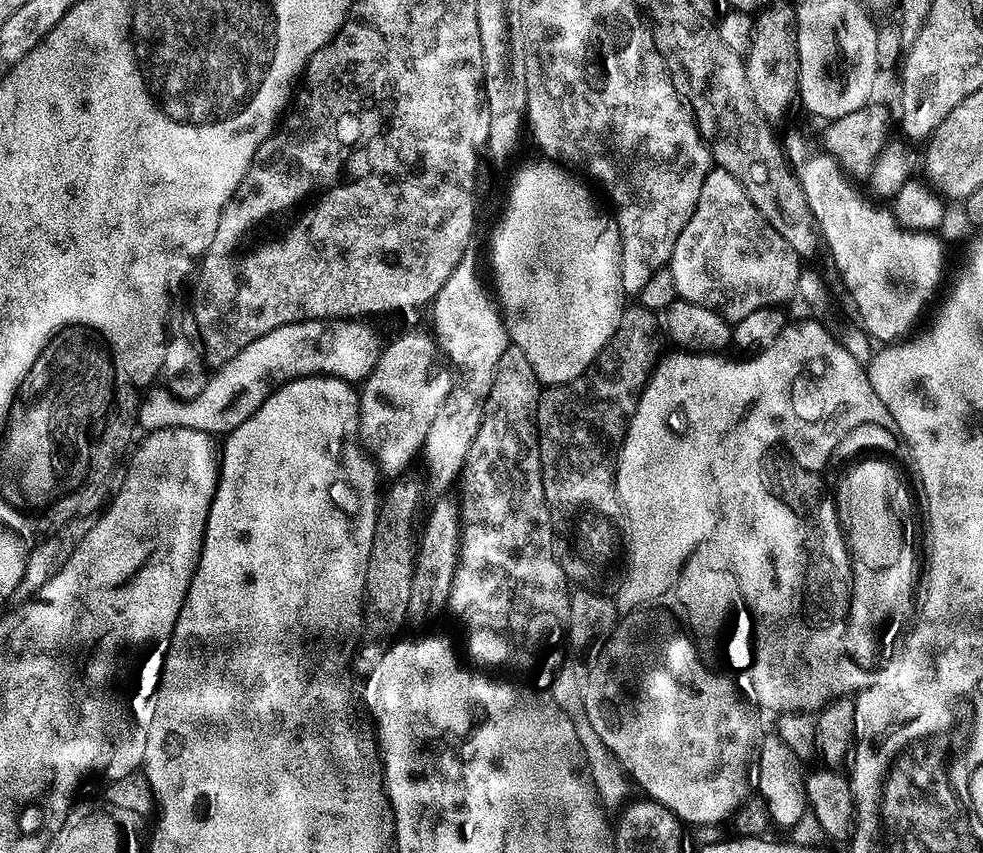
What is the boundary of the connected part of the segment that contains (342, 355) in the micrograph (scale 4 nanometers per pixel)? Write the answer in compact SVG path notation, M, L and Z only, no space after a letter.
M345 318L325 321L303 320L300 324L278 326L278 330L258 338L250 346L242 349L237 356L219 365L215 369L216 377L211 377L210 383L204 387L202 394L198 394L198 398L180 400L163 386L149 387L143 393L144 401L140 400L138 404L139 427L144 427L145 433L157 432L163 428L189 428L209 434L227 434L242 426L242 422L246 422L246 418L250 418L250 414L254 414L254 410L258 410L265 398L271 392L275 392L281 384L301 380L303 376L337 376L340 380L363 382L375 371L382 351L379 334L368 324L371 323L360 318Z

